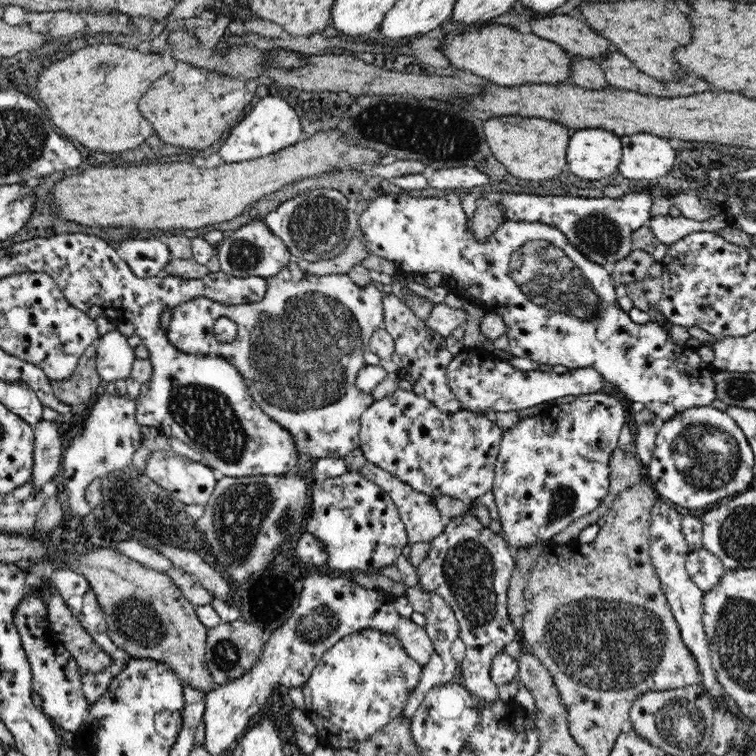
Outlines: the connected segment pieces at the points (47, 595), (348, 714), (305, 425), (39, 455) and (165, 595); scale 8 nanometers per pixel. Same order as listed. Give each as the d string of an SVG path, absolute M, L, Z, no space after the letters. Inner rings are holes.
M42 577L41 598L45 602L47 608L48 620L51 629L55 632L56 639L64 645L64 648L70 653L70 657L75 660L80 676L86 674L96 674L96 672L104 672L108 666L112 666L112 654L101 648L95 641L92 635L86 631L84 625L80 623L78 617L75 617L70 610L70 607L64 601L60 589L55 584L53 578Z
M377 630L354 632L334 644L314 667L312 676L302 687L307 706L305 713L318 729L320 744L334 749L354 749L362 741L380 732L392 719L399 718L407 696L420 678L422 667L404 652L395 636L388 636Z
M293 259L286 267L284 267L278 274L271 276L268 279L268 288L266 288L266 296L260 301L253 303L238 304L236 306L222 306L209 298L194 298L178 304L171 312L172 320L170 323L170 330L168 340L180 351L190 355L216 355L222 357L228 362L232 363L248 385L248 390L255 403L272 419L277 422L282 428L286 429L295 444L296 452L299 456L310 456L310 458L326 458L336 457L344 458L348 456L352 450L360 446L360 420L363 412L375 400L371 395L364 395L362 389L356 385L356 378L358 371L365 365L363 354L369 350L370 339L373 335L381 329L385 328L384 320L384 305L383 305L383 291L376 283L368 284L360 288L347 274L330 274L326 276L316 276L302 270L297 264L297 260ZM219 316L226 316L232 319L237 324L238 334L236 338L230 342L220 342L214 333L214 324L216 318Z
M44 416L33 426L34 472L32 479L38 487L52 480L63 459L64 448L54 421Z
M94 549L88 554L78 554L78 556L70 554L70 558L66 561L71 566L70 570L84 574L88 578L94 594L98 596L98 601L102 605L102 611L106 613L108 635L114 644L126 650L131 658L151 658L166 663L174 669L180 680L206 693L215 688L207 671L205 659L208 628L200 622L195 606L182 594L182 589L168 574L144 566L112 549Z

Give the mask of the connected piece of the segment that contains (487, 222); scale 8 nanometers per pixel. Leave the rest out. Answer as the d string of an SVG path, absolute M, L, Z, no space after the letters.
M481 196L476 200L477 207L471 223L474 240L486 242L500 224L504 222L499 206L495 206L488 198Z

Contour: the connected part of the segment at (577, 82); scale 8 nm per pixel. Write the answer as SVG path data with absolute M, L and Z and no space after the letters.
M574 56L570 84L586 90L602 91L612 87L606 79L606 71L596 60Z

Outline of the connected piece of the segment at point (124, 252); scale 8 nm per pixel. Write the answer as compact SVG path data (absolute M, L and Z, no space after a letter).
M130 238L120 244L120 256L127 262L128 268L138 278L160 276L172 259L165 240Z

